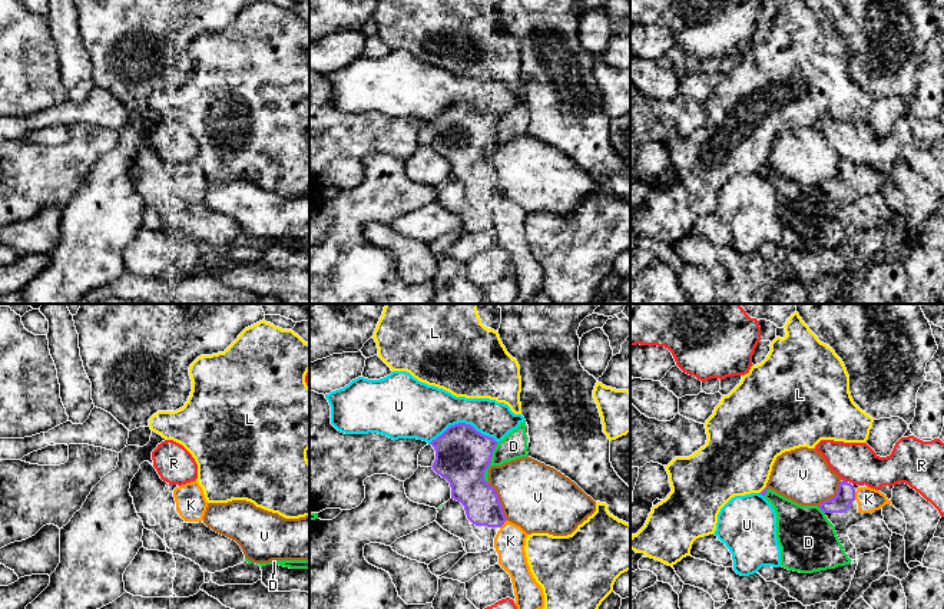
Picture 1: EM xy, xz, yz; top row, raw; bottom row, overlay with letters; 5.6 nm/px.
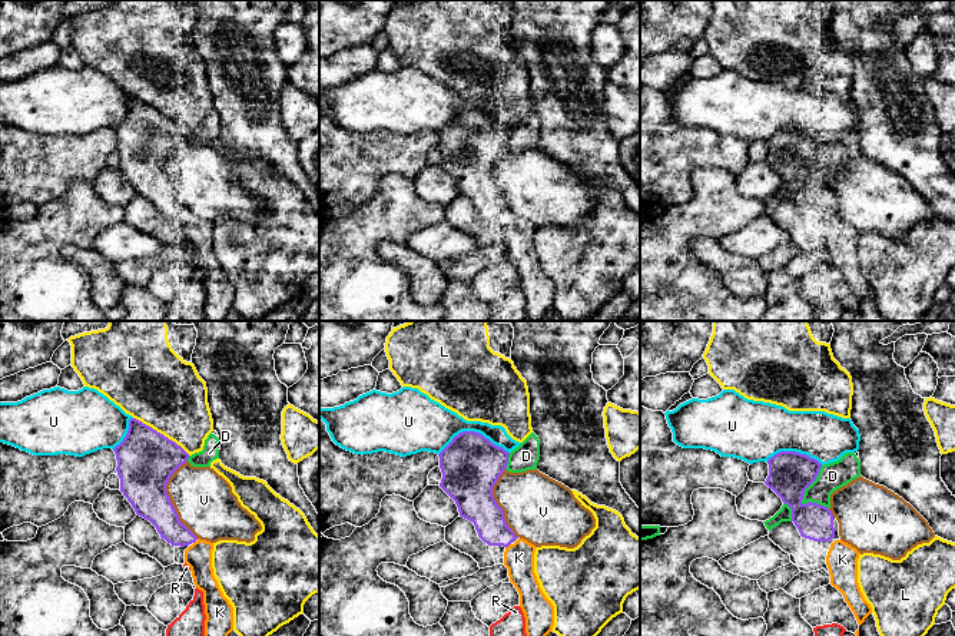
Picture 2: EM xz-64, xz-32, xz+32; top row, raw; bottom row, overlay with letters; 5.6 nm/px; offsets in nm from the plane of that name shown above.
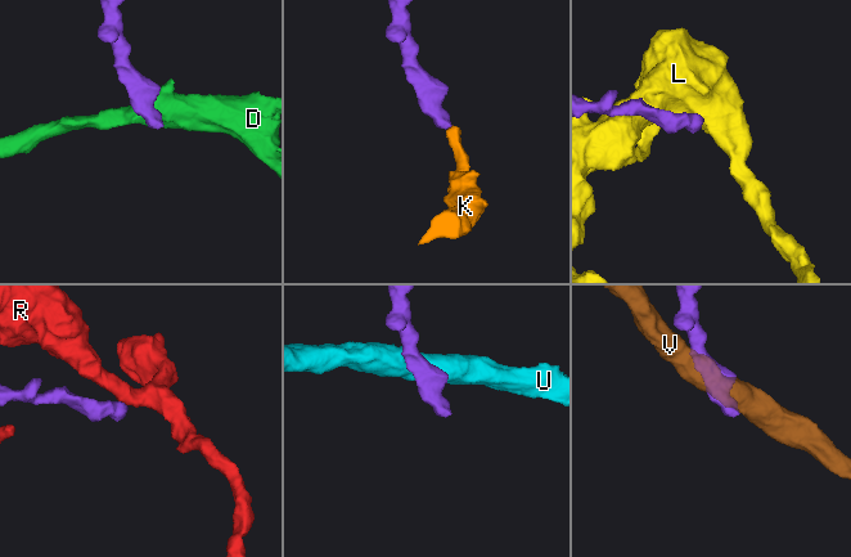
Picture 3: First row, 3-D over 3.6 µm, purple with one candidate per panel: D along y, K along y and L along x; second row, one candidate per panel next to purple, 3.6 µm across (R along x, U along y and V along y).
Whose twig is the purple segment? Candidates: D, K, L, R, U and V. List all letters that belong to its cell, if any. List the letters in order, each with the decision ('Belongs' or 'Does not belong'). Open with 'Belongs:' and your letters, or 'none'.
Belongs: K
D: Does not belong
K: Belongs
L: Does not belong
R: Does not belong
U: Does not belong
V: Does not belong

